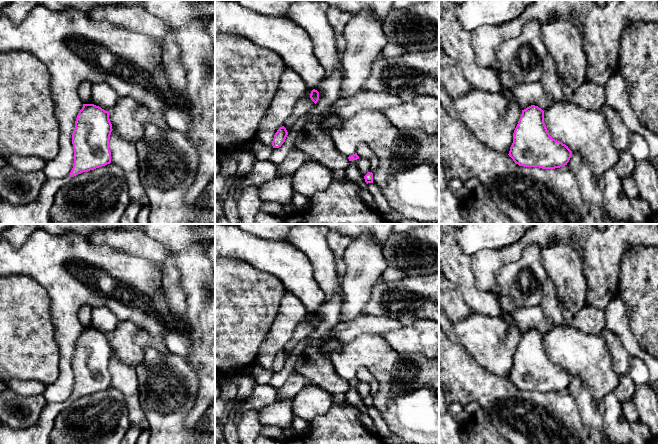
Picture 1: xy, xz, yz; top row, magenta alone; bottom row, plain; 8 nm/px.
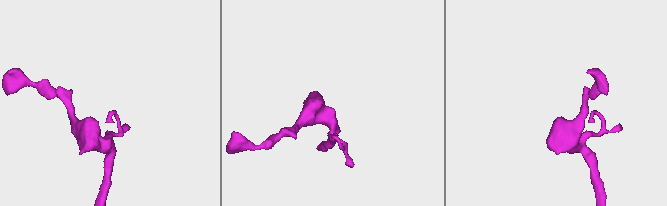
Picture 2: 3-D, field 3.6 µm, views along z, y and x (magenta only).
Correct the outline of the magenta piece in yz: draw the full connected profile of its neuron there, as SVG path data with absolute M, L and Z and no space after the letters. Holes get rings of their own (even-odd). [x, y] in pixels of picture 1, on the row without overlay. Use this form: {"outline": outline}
{"outline": "M531 329L522 334L508 379L519 390L555 393L567 389L572 375L568 370L550 360L544 347L544 335L538 330Z"}

